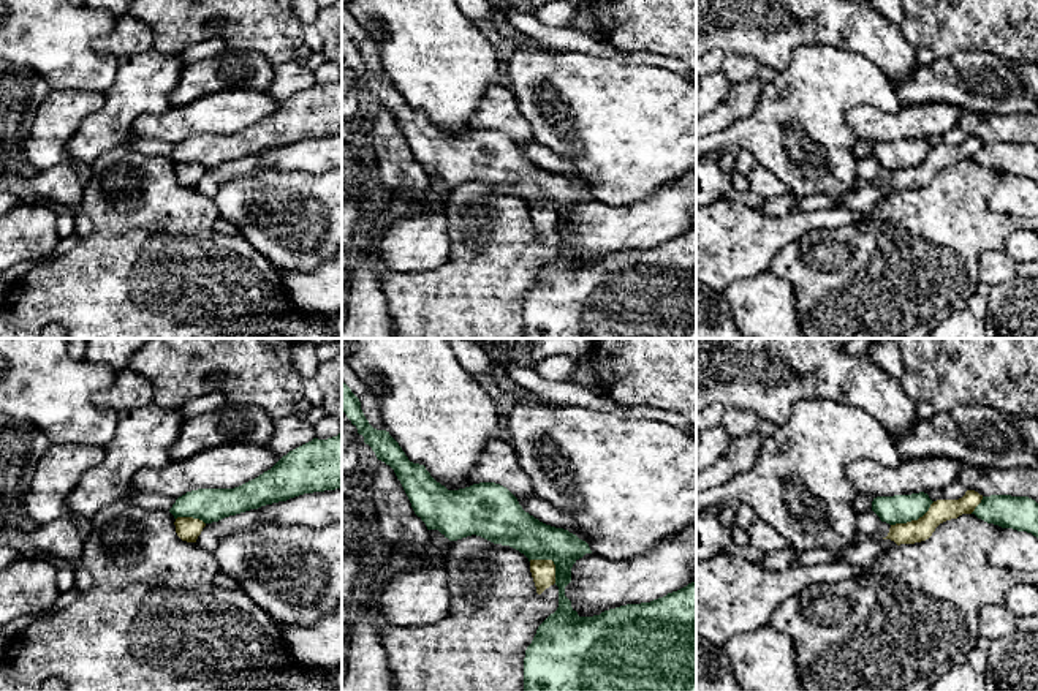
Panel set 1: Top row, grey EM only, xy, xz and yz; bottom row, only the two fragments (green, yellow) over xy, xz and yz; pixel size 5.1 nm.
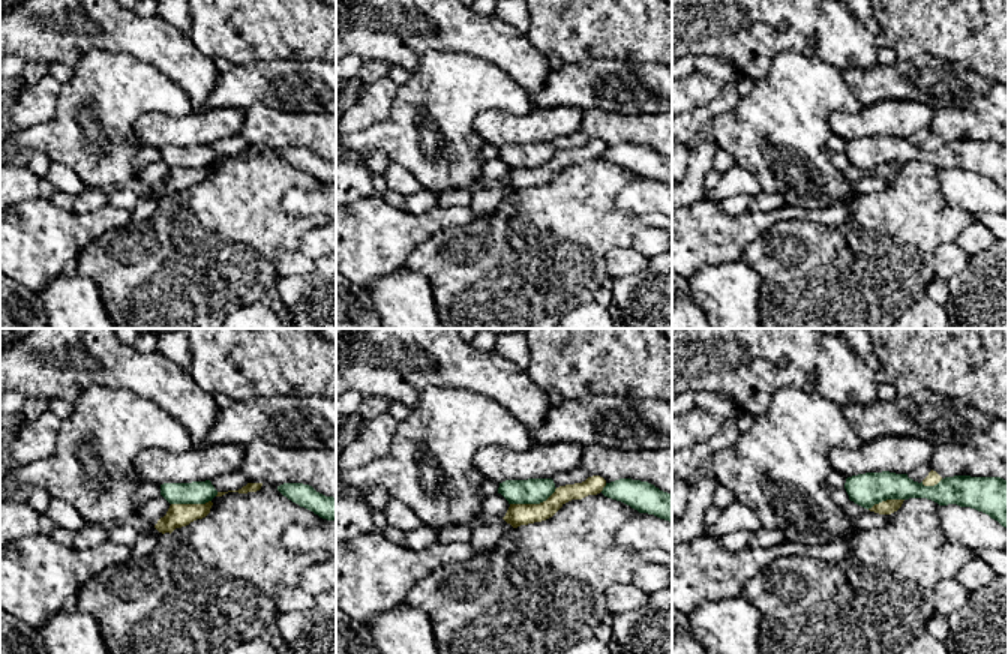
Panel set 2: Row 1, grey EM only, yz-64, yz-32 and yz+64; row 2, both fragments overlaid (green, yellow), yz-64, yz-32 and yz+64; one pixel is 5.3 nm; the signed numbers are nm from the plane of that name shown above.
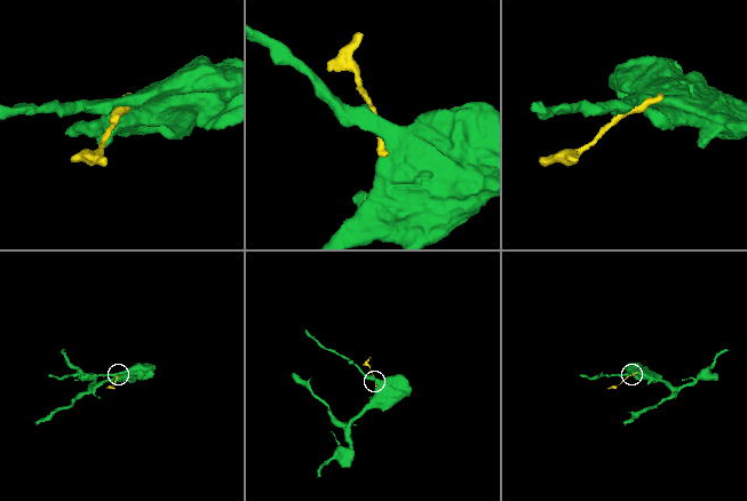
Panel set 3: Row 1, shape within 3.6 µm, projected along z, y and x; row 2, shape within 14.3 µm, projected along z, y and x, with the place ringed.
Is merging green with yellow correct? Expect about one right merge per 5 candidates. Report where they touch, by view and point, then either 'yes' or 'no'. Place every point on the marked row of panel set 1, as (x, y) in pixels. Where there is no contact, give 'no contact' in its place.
contact yz (913, 519); no

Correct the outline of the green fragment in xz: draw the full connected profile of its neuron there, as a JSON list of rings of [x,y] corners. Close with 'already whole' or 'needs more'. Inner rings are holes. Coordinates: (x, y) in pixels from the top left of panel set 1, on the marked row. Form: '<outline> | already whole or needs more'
[[[342,379],[342,411],[364,436],[377,459],[389,465],[400,481],[415,514],[427,530],[438,530],[449,541],[472,534],[494,544],[510,546],[530,560],[552,560],[555,565],[555,585],[559,587],[559,607],[536,629],[524,658],[524,691],[696,691],[696,580],[650,602],[627,604],[593,617],[579,617],[565,596],[571,582],[571,568],[585,553],[589,544],[563,528],[546,525],[525,512],[517,498],[503,485],[479,482],[459,490],[448,490],[437,482],[424,465],[408,460],[399,443],[386,430],[373,429],[366,419],[359,398]]] | already whole

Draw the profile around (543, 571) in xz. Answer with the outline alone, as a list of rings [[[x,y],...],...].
[[[530,560],[530,572],[538,595],[555,583],[555,565],[552,560]]]

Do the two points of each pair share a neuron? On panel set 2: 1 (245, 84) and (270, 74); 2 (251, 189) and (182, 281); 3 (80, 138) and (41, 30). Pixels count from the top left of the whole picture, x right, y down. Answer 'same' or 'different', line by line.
1: same
2: same
3: different

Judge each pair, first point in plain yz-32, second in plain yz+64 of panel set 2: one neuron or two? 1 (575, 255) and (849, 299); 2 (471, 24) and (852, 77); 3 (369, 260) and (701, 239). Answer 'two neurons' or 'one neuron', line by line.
1: one neuron
2: two neurons
3: one neuron

